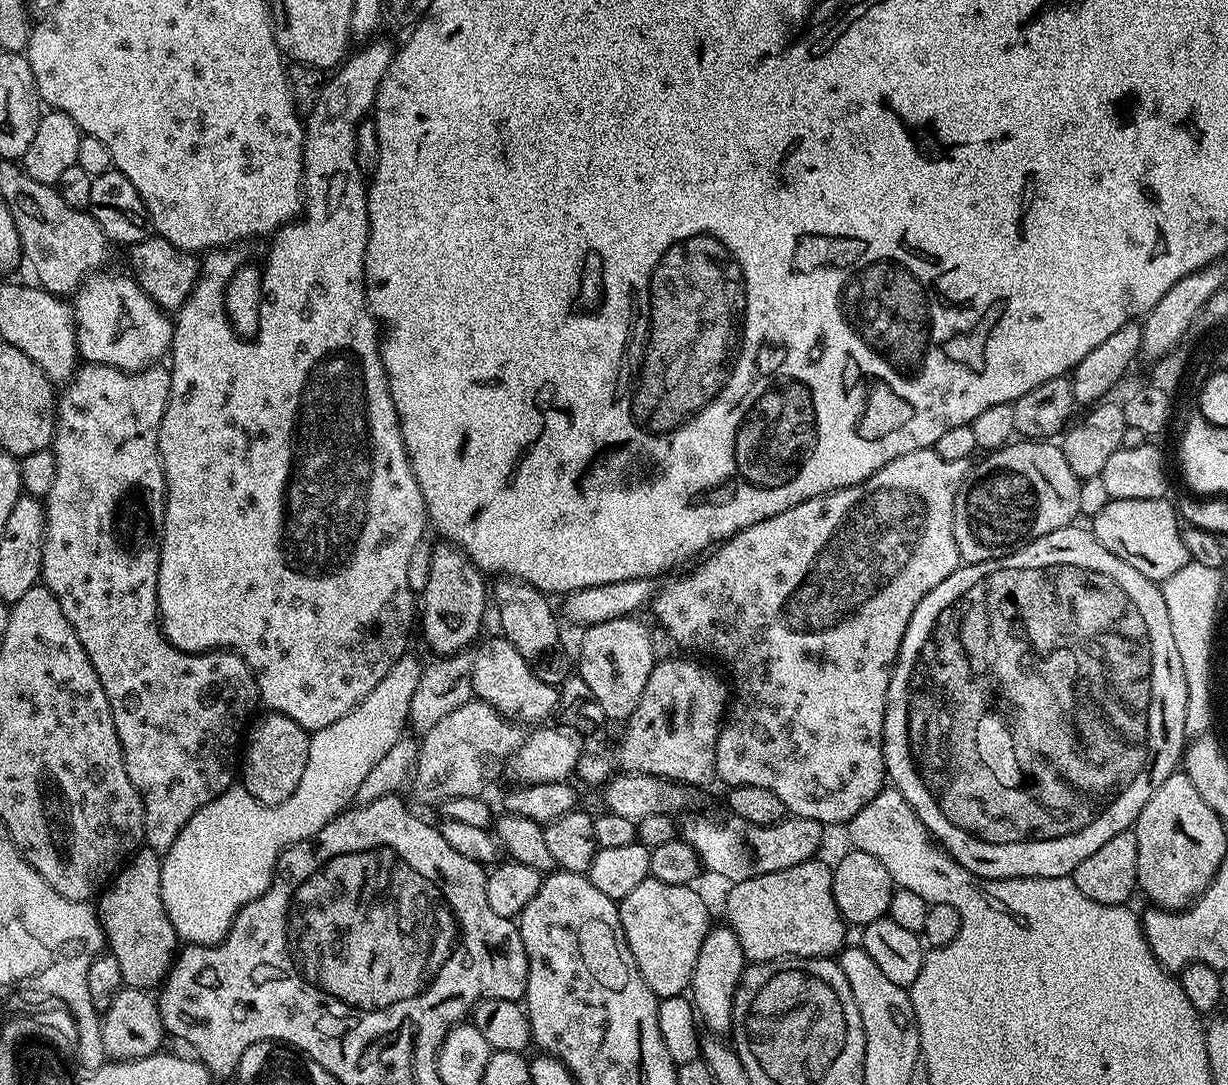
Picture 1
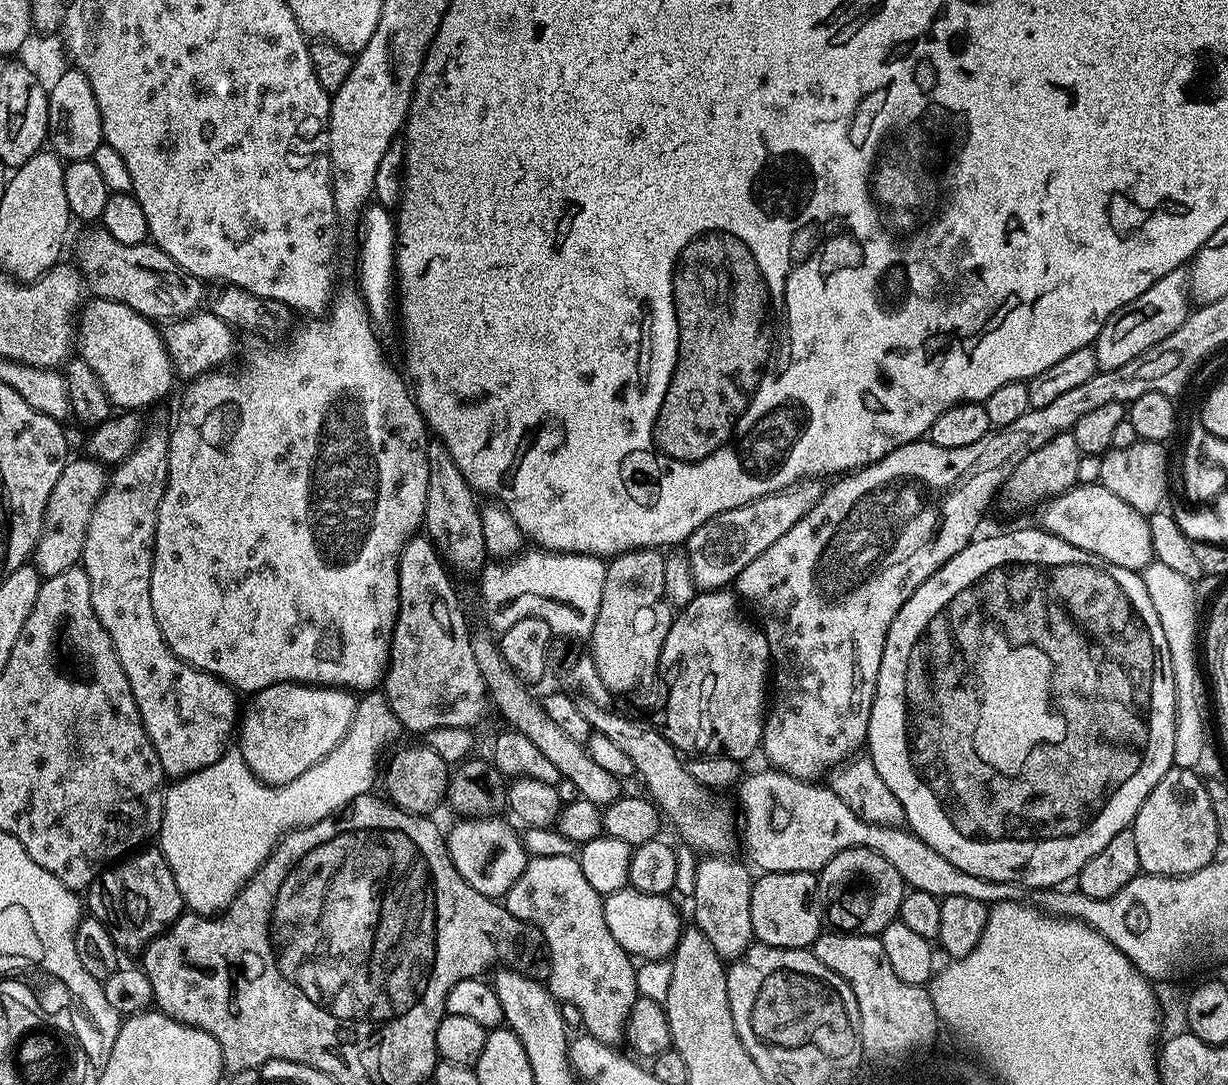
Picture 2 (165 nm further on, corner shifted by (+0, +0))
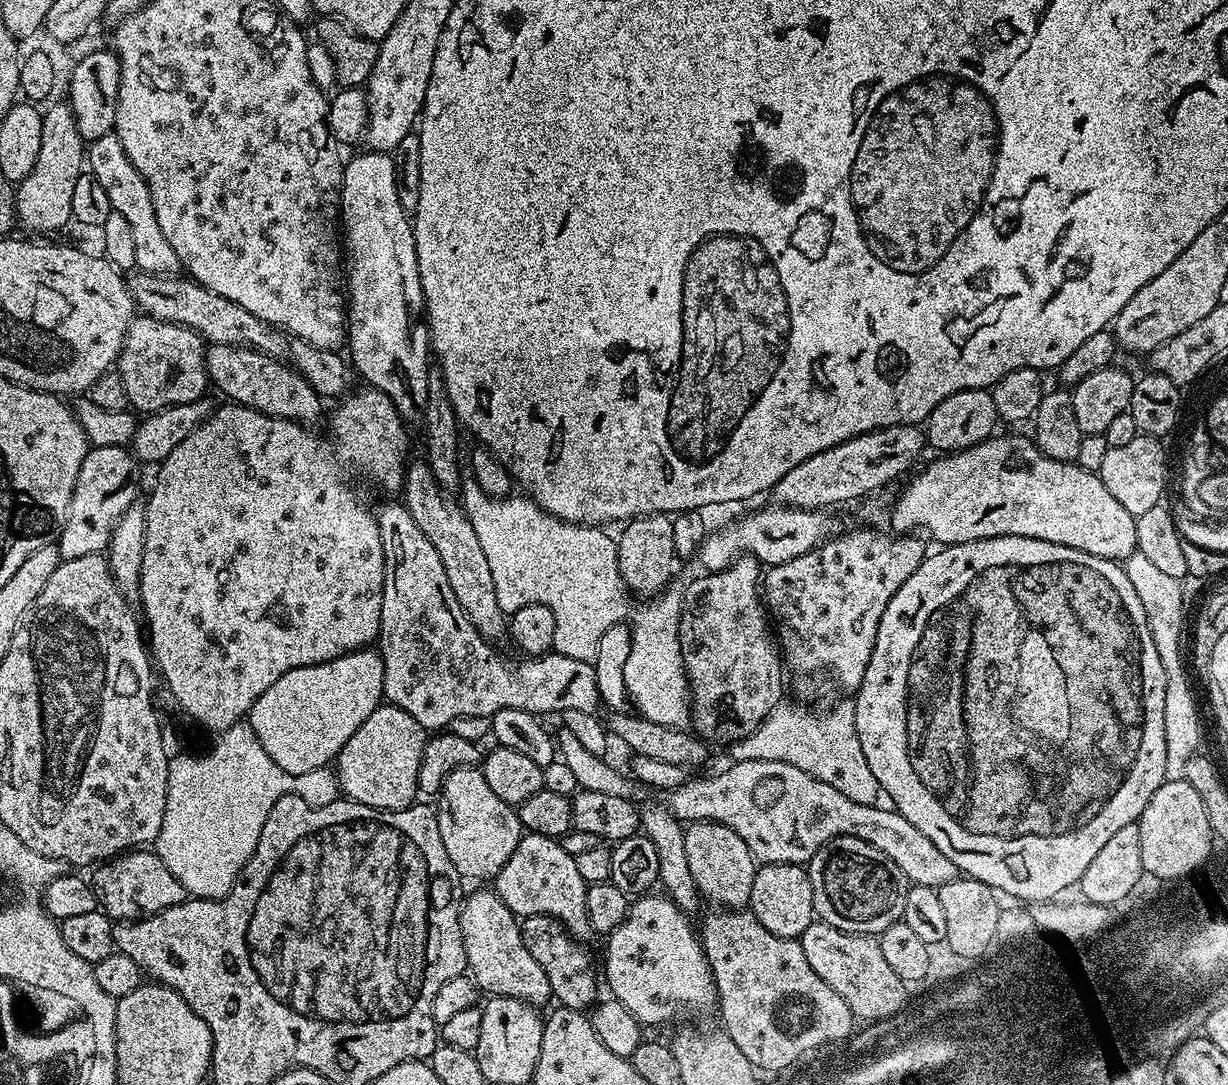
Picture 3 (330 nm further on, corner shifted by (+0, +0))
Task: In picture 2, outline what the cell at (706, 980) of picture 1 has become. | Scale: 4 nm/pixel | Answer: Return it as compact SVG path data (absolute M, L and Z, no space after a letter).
M706 858L696 868L696 877L692 880L692 912L696 915L695 927L700 928L706 936L706 942L714 948L724 962L735 962L752 947L752 923L750 922L750 894L754 876L751 876L740 864L735 864L732 858Z

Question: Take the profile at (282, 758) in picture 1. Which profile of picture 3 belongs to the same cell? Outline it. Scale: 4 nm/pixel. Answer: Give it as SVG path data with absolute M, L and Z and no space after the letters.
M371 647L362 648L359 652L348 652L333 660L327 660L321 664L311 664L290 670L266 690L252 704L246 717L248 725L254 730L258 742L262 744L262 750L286 774L310 774L319 768L327 768L335 761L336 755L346 746L346 742L374 714L384 700L384 660L379 651Z

